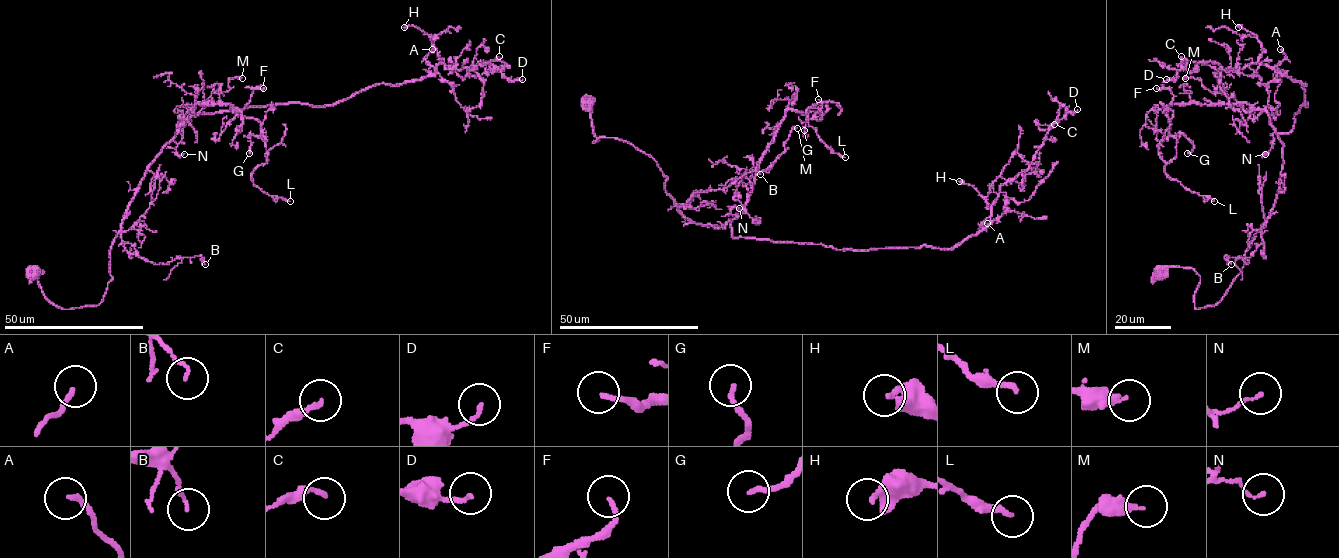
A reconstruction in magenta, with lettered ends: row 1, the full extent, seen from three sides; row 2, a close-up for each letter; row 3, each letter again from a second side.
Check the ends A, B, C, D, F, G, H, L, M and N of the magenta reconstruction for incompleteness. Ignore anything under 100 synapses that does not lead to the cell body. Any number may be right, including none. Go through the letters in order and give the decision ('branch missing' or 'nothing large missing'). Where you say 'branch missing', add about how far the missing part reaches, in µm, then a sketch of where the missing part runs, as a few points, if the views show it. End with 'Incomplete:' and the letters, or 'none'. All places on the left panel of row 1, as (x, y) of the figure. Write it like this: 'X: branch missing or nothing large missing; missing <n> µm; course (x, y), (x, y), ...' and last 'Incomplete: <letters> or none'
A: nothing large missing
B: nothing large missing
C: nothing large missing
D: nothing large missing
F: nothing large missing
G: nothing large missing
H: nothing large missing
L: nothing large missing
M: nothing large missing
N: nothing large missing
Incomplete: none

